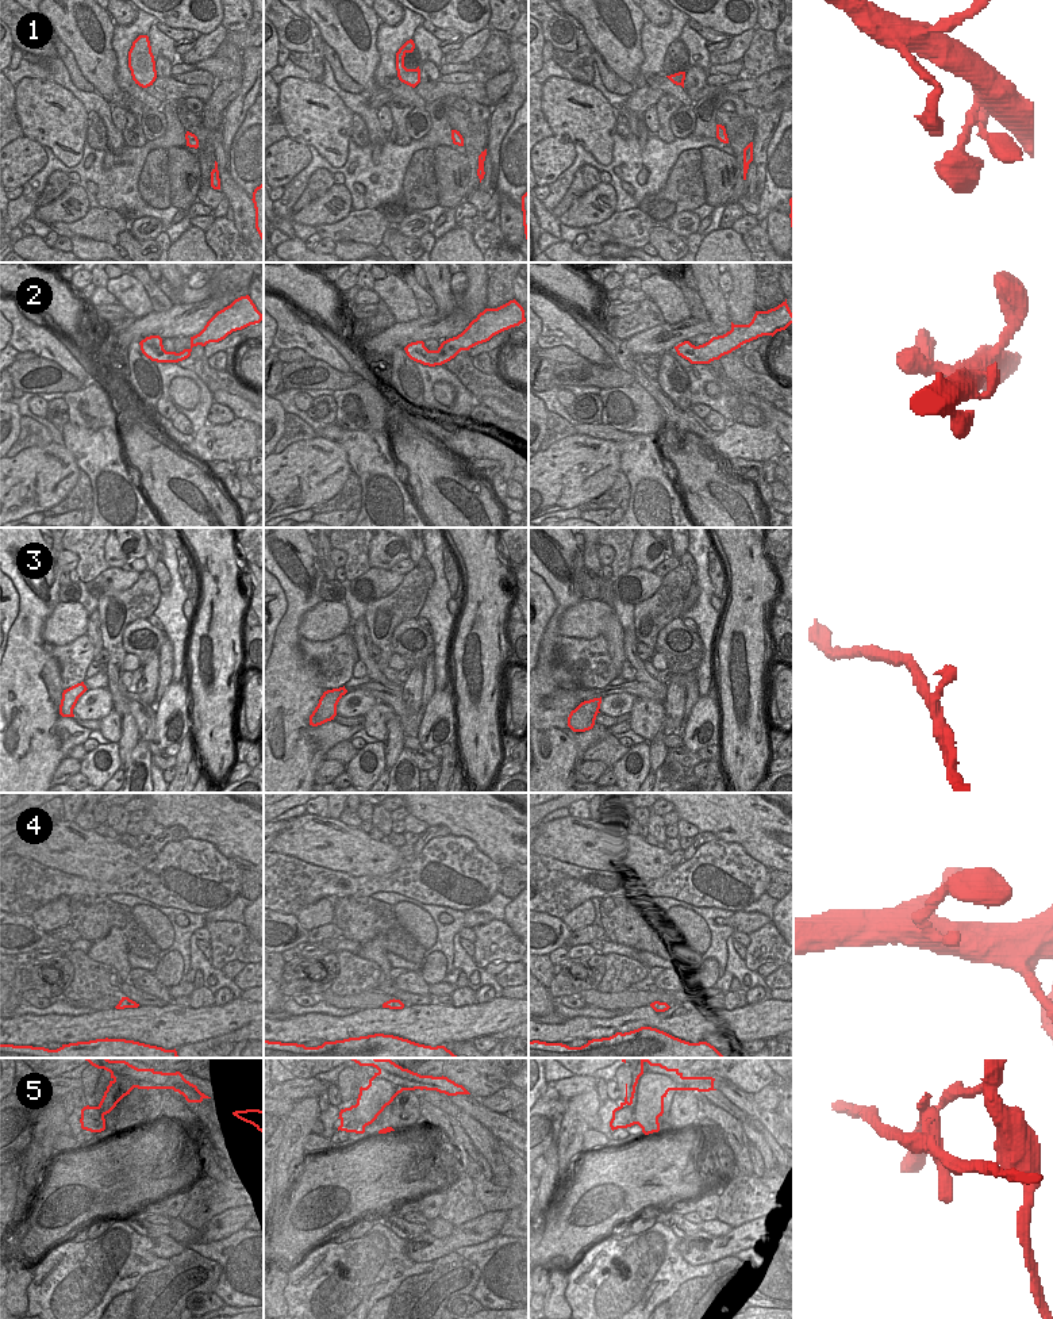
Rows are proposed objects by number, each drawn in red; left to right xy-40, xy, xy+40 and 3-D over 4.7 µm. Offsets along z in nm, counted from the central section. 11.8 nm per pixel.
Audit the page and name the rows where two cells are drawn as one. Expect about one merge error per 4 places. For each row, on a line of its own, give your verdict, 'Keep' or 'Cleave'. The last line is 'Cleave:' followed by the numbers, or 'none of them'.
1: Keep
2: Keep
3: Keep
4: Keep
5: Cleave
Cleave: 5

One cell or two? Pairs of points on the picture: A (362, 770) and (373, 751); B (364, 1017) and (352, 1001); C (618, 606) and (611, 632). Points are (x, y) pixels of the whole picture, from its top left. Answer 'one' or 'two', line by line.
A: one
B: two
C: two

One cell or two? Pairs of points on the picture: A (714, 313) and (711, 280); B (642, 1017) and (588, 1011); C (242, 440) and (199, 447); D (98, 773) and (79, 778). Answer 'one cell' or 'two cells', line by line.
A: one cell
B: two cells
C: one cell
D: two cells

